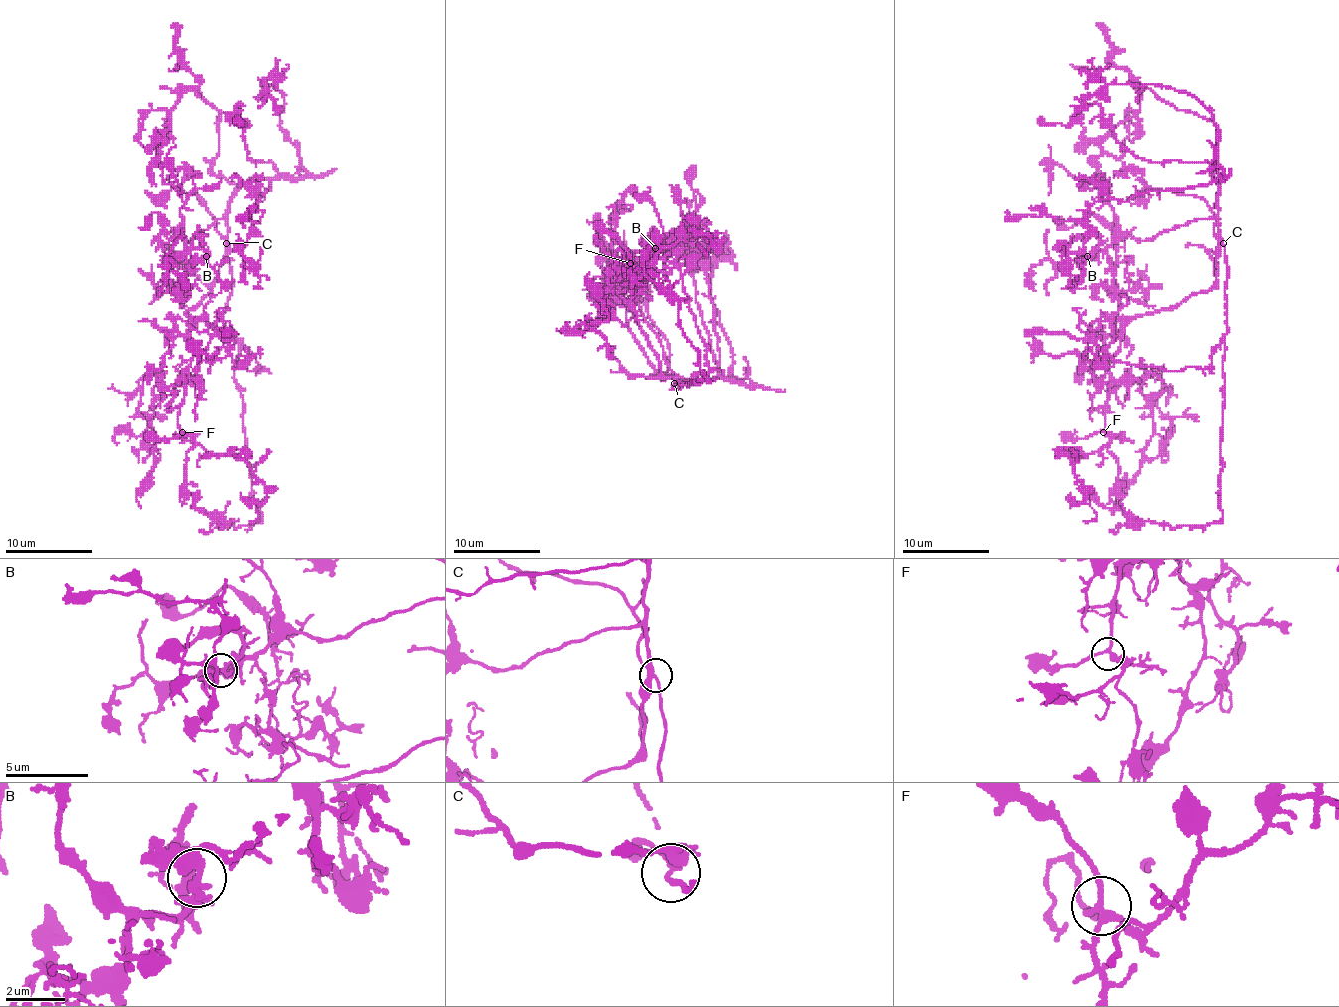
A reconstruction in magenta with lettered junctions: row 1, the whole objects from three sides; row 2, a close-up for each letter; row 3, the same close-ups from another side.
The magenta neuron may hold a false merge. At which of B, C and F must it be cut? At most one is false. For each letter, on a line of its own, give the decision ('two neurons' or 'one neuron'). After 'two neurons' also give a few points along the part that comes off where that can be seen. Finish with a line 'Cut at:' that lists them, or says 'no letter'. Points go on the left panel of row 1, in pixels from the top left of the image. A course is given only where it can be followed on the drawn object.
B: one neuron
C: one neuron
F: one neuron
Cut at: no letter

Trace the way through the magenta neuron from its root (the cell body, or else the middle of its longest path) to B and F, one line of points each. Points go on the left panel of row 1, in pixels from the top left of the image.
B: (225, 251), (227, 221), (217, 219), (191, 240), (184, 236), (186, 249), (199, 247), (206, 256)
F: (225, 251), (217, 282), (186, 312), (193, 358), (177, 417), (182, 432)

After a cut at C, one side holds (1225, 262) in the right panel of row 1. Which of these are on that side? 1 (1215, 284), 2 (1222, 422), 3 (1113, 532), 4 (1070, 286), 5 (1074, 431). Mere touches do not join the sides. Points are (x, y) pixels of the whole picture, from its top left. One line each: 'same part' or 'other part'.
1: other part
2: same part
3: same part
4: other part
5: other part

